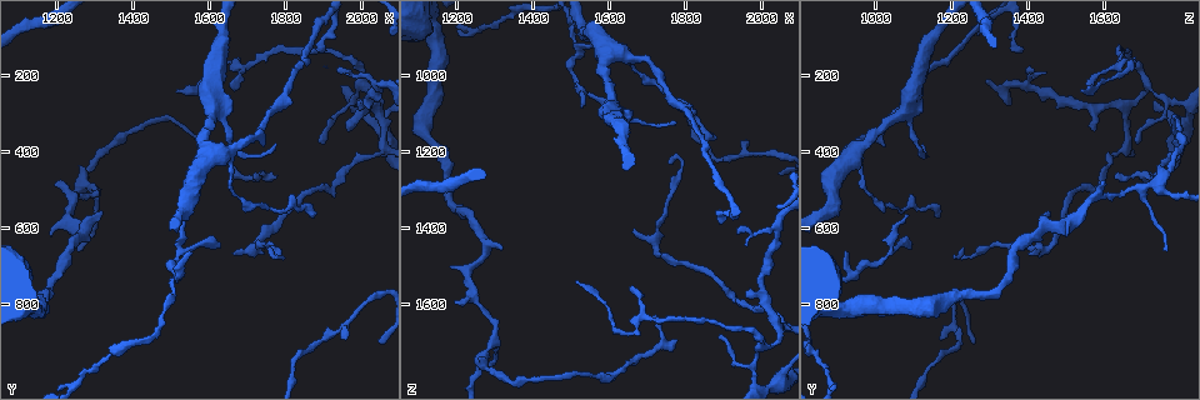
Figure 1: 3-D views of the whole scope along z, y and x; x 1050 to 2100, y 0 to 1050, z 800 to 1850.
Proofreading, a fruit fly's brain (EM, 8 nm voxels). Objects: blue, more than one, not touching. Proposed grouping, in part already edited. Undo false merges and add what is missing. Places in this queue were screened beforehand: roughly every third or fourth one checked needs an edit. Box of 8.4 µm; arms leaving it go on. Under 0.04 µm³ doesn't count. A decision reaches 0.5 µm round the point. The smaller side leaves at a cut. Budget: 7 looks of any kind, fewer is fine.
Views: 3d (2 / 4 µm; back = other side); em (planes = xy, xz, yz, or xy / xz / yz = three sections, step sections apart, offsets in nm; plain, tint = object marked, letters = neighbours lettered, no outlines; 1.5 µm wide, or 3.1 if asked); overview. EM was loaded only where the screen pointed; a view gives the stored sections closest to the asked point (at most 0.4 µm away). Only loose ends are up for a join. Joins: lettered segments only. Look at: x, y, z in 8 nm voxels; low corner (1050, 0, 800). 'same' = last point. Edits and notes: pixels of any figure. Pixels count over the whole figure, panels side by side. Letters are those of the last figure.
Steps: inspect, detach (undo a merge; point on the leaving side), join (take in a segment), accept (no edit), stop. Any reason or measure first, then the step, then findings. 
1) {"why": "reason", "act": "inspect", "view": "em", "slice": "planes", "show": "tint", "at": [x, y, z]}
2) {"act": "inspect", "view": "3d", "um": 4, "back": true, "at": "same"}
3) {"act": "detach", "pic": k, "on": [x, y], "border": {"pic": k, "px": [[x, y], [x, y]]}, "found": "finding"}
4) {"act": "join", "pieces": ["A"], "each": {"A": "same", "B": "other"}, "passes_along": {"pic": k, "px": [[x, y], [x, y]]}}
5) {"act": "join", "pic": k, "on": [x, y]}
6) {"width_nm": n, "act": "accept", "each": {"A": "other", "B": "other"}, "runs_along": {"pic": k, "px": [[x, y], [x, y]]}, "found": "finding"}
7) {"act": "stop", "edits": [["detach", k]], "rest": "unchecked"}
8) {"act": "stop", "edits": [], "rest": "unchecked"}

{"why": "end of a long branch", "act": "inspect", "view": "em", "slice": "xz", "step": 8, "show": "letters", "at": [1875, 575, 1165]}

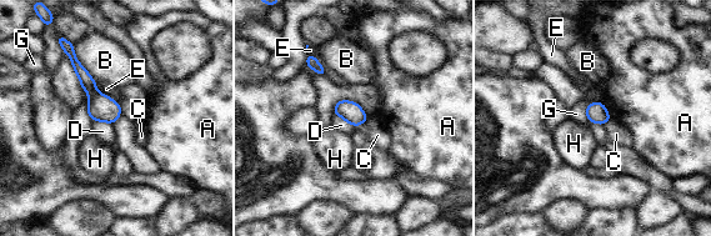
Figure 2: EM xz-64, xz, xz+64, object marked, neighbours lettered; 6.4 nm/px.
{"act": "inspect", "view": "em", "slice": "planes", "show": "letters", "at": "same"}

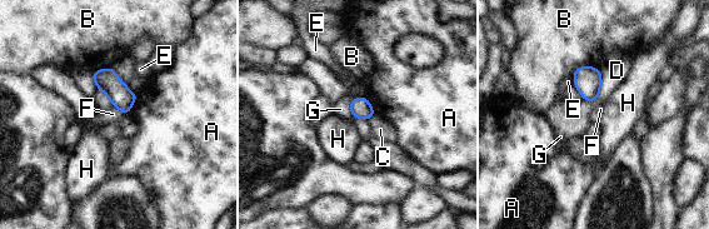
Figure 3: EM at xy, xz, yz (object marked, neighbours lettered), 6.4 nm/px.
{"longest_contact_nm": ["B", 190], "act": "accept", "each": {"A": "other", "B": "other", "C": "other", "D": "other", "E": "other", "F": "other", "G": "other", "H": "other"}, "border": {"pic": 3, "px": [[600, 94], [590, 101], [582, 99]]}, "found": "none of them fits"}

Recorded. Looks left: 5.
{"why": "tapers out", "act": "inspect", "view": "em", "slice": "planes", "show": "letters", "at": [1930, 190, 1405]}

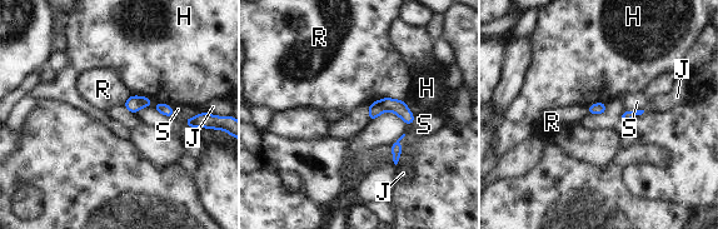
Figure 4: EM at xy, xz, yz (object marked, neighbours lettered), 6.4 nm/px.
{"act": "accept", "each": {"H": "other", "J": "other", "R": "other", "S": "other"}, "found": "no lettered segment goes on from it"}

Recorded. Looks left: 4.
{"why": "thick turns thin", "act": "inspect", "view": "em", "slice": "planes", "show": "letters", "at": [1715, 375, 965]}

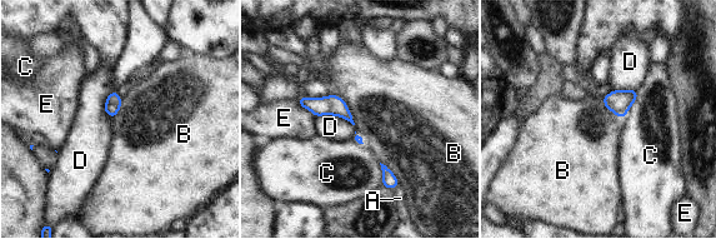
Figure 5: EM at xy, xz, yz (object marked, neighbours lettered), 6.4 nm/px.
{"longest_contact_nm": ["B", 260], "act": "accept", "each": {"A": "other", "B": "other", "C": "other", "D": "other", "E": "other"}, "found": "continuous, no second neuron"}

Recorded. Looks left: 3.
{"act": "stop", "edits": [], "rest": "unchecked"}

